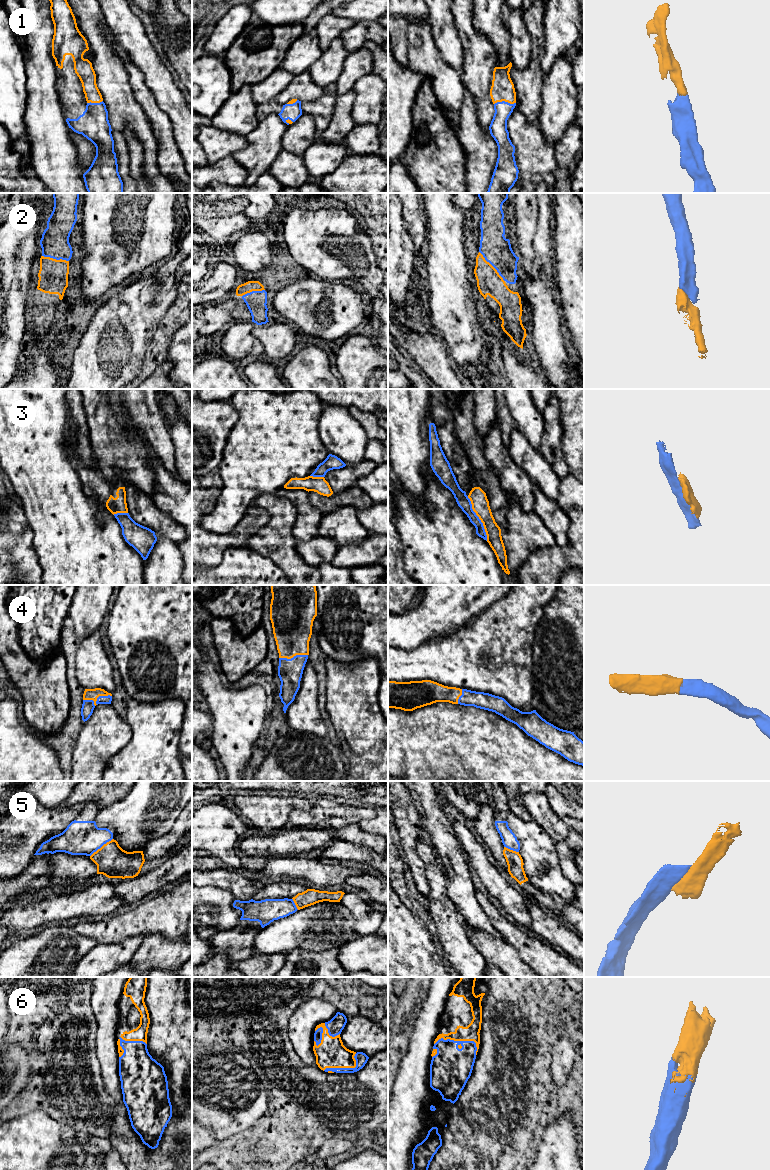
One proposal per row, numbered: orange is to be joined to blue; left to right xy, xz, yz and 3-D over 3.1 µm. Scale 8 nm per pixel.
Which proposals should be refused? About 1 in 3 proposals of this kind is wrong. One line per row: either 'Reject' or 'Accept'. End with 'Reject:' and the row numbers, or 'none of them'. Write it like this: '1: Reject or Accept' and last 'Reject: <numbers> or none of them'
1: Accept
2: Accept
3: Reject
4: Accept
5: Reject
6: Accept
Reject: 3, 5

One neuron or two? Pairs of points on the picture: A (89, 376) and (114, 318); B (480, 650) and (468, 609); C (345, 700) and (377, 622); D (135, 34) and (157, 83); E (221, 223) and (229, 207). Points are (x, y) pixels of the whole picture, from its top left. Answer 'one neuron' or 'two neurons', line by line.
A: one neuron
B: two neurons
C: two neurons
D: one neuron
E: two neurons

